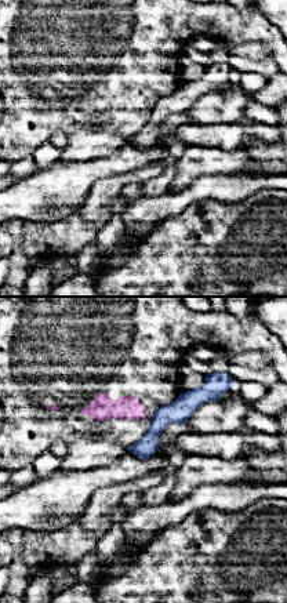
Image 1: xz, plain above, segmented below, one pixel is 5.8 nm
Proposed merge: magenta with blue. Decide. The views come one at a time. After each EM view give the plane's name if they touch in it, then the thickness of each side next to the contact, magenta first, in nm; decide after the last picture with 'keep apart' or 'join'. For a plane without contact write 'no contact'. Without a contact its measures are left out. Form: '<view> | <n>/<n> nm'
xz | 20/140 nm

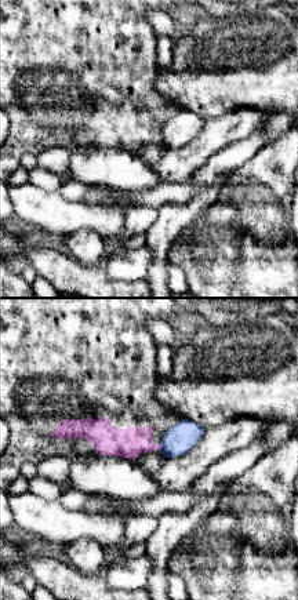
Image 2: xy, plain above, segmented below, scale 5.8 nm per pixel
xy | 170/170 nm

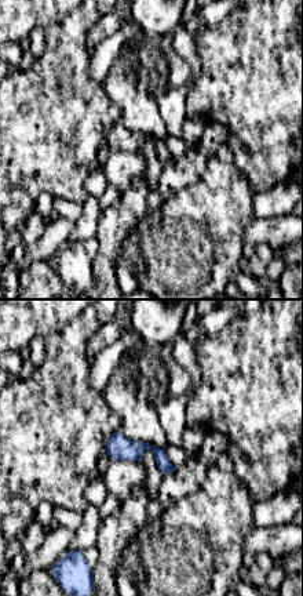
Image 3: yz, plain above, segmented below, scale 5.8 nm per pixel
no contact

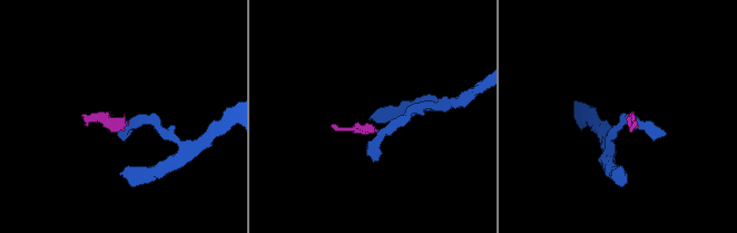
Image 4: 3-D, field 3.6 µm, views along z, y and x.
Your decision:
keep apart

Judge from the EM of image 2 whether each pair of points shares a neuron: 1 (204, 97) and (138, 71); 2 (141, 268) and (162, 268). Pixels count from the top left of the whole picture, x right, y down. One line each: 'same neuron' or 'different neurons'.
1: different neurons
2: different neurons

